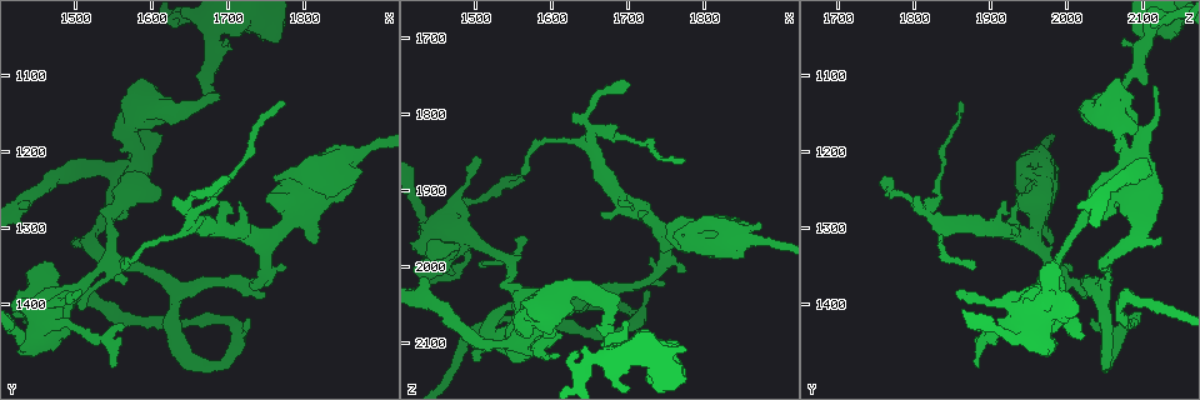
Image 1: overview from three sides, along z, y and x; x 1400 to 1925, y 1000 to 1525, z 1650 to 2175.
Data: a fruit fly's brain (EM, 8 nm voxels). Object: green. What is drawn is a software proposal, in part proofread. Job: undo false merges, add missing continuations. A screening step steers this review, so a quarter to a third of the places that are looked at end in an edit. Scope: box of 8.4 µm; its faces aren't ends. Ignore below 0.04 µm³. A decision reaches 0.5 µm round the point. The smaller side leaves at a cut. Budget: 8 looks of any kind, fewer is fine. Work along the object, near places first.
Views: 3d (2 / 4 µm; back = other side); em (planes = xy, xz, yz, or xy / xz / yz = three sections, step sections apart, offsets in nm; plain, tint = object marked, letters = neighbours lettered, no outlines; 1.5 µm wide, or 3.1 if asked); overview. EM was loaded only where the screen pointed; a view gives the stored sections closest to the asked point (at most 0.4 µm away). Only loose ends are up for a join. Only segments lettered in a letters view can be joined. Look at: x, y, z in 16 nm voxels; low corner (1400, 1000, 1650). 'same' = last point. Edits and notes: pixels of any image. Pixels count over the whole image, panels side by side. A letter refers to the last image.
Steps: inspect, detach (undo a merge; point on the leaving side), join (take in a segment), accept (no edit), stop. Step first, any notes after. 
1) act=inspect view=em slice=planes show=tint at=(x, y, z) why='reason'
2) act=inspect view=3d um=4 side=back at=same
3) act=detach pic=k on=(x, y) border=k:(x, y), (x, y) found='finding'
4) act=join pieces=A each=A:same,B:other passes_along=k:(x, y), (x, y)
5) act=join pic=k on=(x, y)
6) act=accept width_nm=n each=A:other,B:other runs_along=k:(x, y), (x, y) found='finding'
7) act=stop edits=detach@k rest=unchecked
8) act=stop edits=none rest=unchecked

act=inspect view=3d um=2 side=back at=(1775, 1135, 1860) why='free end'

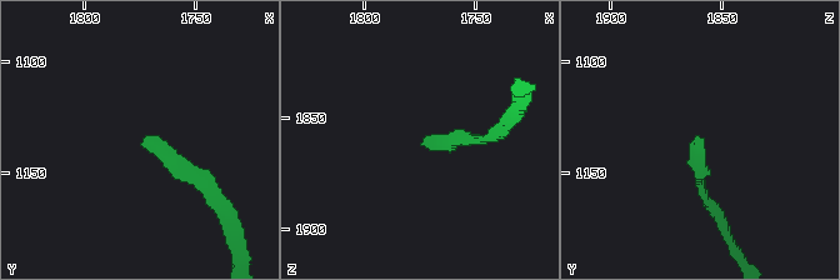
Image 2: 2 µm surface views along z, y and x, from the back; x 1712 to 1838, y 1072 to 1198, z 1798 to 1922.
act=inspect view=em slice=yz step=4 show=letters at=(1773, 1134, 1862)

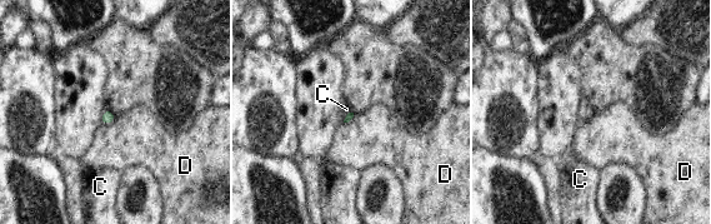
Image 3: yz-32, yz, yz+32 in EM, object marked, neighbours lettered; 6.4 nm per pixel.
act=inspect view=em slice=xy step=4 show=letters at=same why='cut it another way'

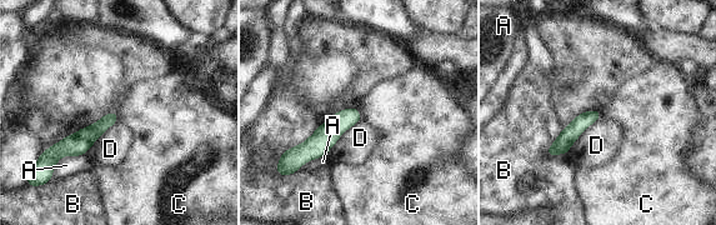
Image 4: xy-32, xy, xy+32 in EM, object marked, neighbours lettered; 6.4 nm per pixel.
act=accept longest_contact=D:340nm each=A:other,B:other,C:other,D:other runs_along=4:(356, 113), (340, 121), (303, 159) found='no lettered segment goes on from it'

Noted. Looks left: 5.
act=inspect view=em slice=planes show=tint at=(1700, 1235, 1760) why='free end'

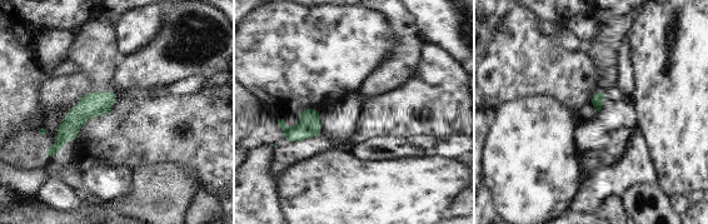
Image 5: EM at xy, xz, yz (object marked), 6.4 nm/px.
act=inspect view=em slice=planes show=letters at=same

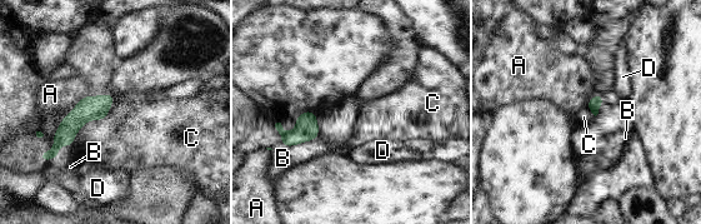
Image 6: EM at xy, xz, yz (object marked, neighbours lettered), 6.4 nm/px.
act=accept width_nm=90 each=A:other,B:other,C:other,D:other runs_along=6:(109, 96), (89, 108), (55, 148) found='none of them fits'

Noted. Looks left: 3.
act=inspect view=em slice=planes show=letters at=(1560, 1425, 1885) why='tapers out'

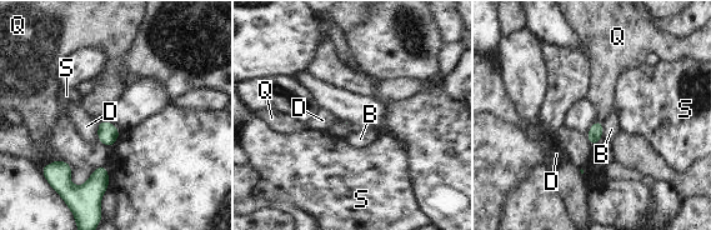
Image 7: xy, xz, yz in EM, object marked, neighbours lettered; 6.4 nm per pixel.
act=accept each=B:other,D:other,Q:other,S:other border=7:(55, 159), (60, 160) found='no lettered segment goes on from it'

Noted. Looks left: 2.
act=stop edits=none rest=unchecked

